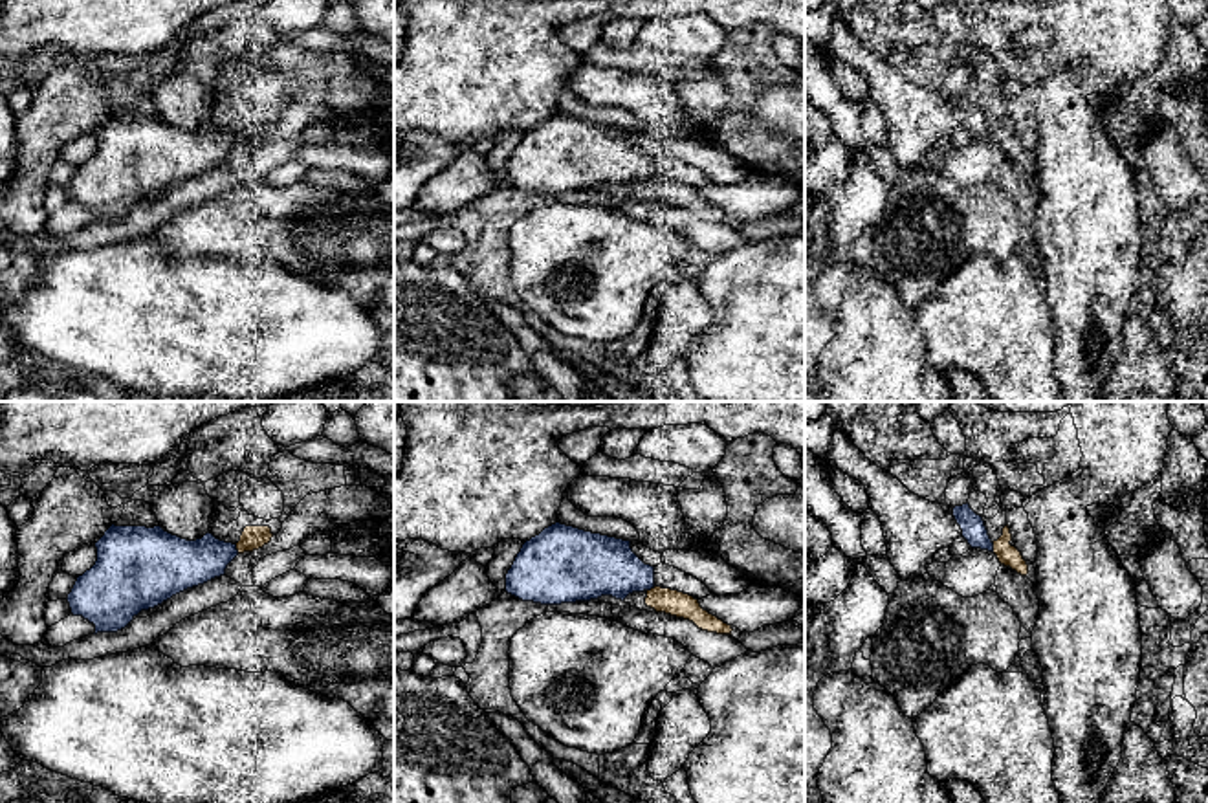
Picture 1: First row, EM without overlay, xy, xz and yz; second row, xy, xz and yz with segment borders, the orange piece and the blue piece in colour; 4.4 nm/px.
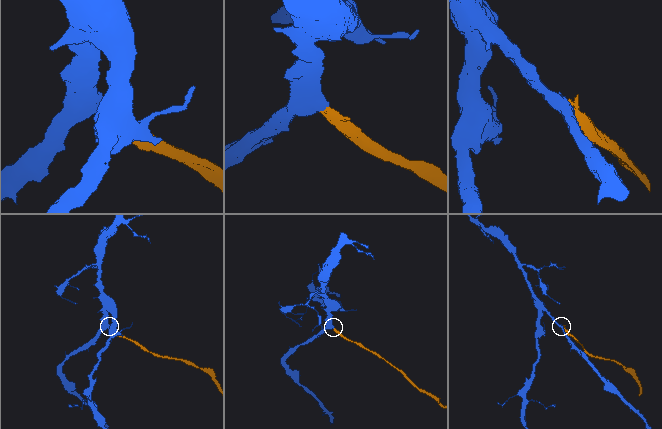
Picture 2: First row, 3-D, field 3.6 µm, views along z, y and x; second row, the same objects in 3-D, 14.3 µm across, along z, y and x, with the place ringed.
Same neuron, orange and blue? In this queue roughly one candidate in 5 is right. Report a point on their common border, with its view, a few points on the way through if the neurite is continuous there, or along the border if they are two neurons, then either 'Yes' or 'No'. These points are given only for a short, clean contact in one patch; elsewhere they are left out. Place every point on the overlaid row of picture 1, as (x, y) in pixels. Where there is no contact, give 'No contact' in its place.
Touches orange at xy (237, 549). No

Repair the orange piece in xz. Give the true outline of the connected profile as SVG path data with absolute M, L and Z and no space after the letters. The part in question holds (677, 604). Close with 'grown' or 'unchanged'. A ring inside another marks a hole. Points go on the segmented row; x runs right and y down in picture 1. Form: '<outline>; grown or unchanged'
M653 587L651 590L632 592L623 601L640 610L656 610L689 620L708 632L731 634L733 631L731 625L704 610L698 600L678 590Z; grown

